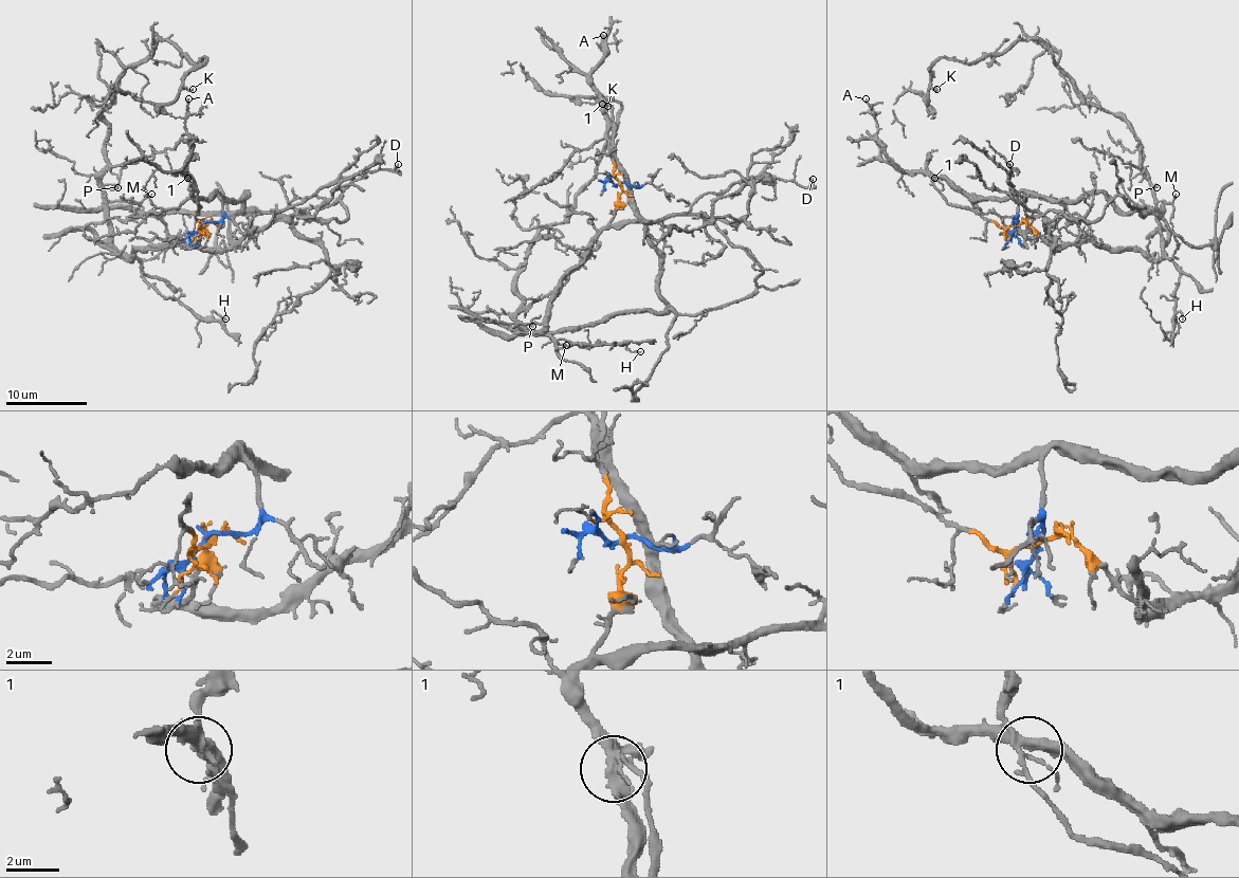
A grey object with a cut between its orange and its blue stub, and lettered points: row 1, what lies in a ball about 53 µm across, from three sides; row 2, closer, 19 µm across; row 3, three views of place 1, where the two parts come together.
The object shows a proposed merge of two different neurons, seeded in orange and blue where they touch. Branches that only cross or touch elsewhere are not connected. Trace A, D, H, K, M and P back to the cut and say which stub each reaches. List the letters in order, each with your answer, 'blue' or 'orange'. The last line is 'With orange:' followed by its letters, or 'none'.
A: blue
D: orange
H: orange
K: orange
M: orange
P: orange
With orange: D, H, K, M, P

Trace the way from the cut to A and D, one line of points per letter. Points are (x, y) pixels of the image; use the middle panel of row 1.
A: (618, 183), (638, 187), (620, 171), (591, 72), (602, 62), (603, 36)
D: (618, 185), (612, 221), (680, 216), (705, 194), (723, 194), (738, 181), (782, 179), (805, 187), (812, 179)

